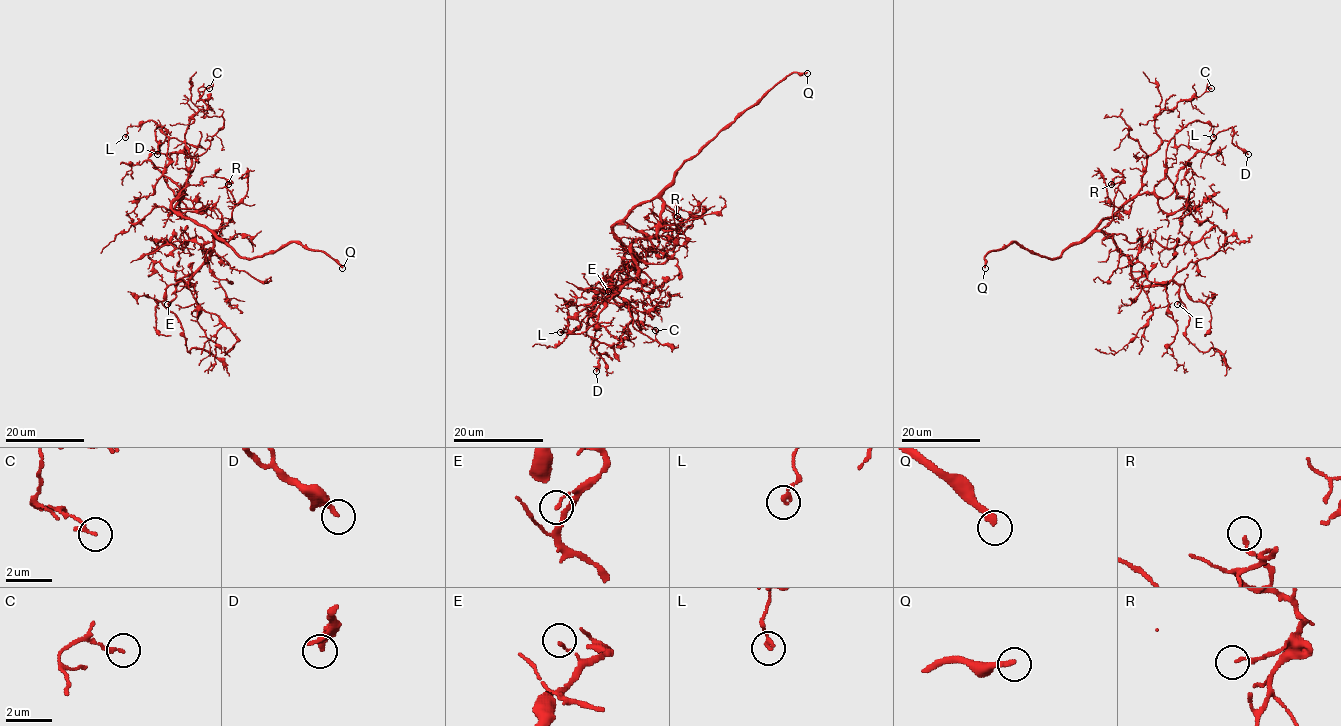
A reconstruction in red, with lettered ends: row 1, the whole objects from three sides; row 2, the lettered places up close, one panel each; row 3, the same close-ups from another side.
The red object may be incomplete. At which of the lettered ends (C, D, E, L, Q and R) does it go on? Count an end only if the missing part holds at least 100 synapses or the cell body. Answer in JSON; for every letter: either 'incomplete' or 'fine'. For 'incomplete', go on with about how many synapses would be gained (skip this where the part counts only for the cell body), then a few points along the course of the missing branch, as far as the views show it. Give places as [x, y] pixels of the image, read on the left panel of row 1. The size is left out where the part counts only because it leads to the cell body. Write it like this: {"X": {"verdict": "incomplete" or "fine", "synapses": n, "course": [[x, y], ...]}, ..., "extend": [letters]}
{"C": {"verdict": "fine"}, "D": {"verdict": "fine"}, "E": {"verdict": "fine"}, "L": {"verdict": "fine"}, "Q": {"verdict": "incomplete", "synapses": 200, "course": [[342, 268], [363, 277], [371, 269], [385, 264], [393, 253]]}, "R": {"verdict": "fine"}, "extend": ["Q"]}

